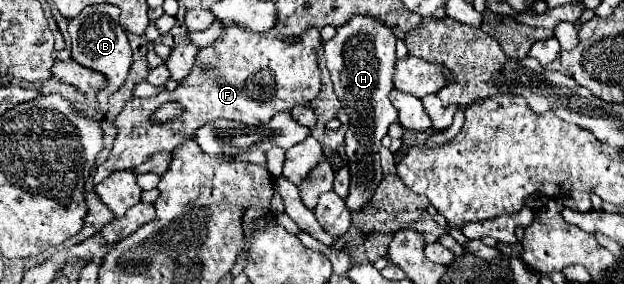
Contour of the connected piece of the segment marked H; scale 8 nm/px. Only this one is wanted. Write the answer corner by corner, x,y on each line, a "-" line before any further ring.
353,17
349,25
337,27
337,35
323,45
335,95
339,97
345,113
351,117
351,129
347,129
345,133
345,151
351,171
351,189
345,203
351,211
361,209
373,197
383,177
379,167
381,139
387,133
387,127
399,119
397,109
389,101
397,61
395,41
397,39
393,31
389,31
389,27
383,27
371,17

